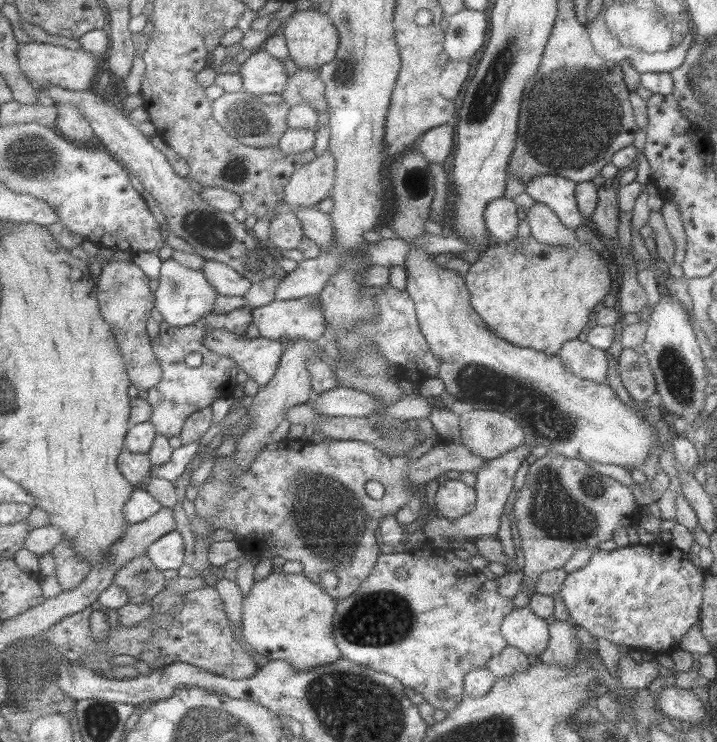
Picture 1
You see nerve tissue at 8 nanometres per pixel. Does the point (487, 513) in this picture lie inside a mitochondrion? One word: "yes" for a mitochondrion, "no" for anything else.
no

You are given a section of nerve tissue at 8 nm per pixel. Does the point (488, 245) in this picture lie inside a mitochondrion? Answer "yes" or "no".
no

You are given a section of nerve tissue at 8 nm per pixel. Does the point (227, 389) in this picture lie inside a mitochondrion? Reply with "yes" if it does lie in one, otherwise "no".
no

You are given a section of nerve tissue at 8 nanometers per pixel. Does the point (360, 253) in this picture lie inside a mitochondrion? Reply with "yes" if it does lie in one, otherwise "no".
no

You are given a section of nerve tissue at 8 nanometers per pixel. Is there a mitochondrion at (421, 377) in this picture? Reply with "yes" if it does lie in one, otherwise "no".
no

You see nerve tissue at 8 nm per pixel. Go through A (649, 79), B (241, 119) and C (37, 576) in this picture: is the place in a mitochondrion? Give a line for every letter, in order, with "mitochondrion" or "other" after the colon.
A: other
B: mitochondrion
C: other

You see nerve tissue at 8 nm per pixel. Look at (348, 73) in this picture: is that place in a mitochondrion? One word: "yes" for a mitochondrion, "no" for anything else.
yes

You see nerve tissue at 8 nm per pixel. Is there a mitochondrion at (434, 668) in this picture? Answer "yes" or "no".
no

